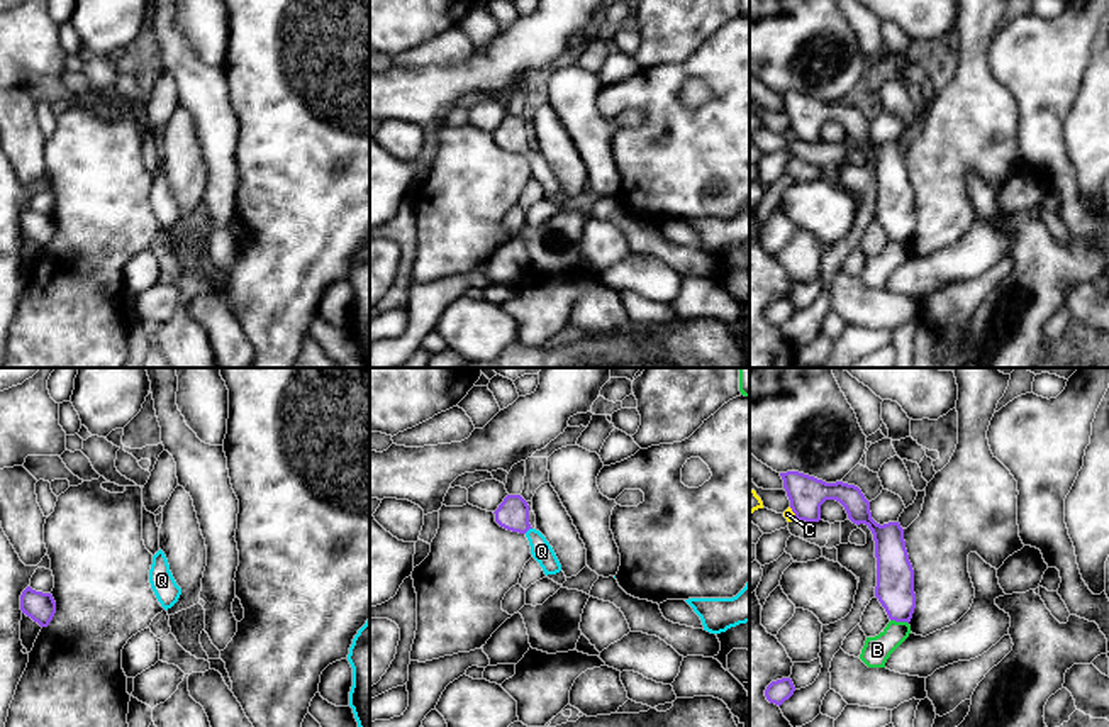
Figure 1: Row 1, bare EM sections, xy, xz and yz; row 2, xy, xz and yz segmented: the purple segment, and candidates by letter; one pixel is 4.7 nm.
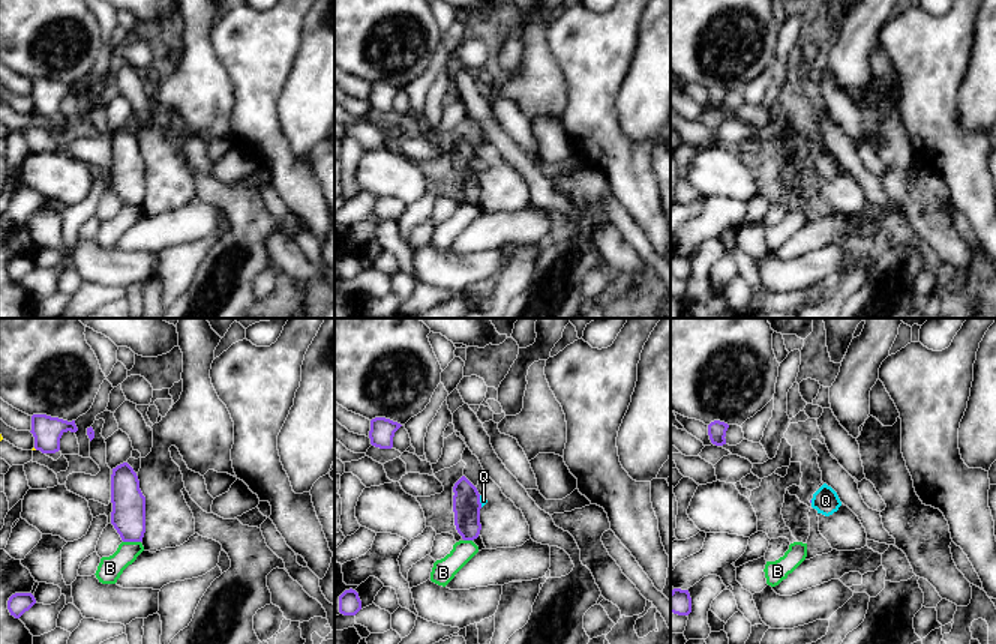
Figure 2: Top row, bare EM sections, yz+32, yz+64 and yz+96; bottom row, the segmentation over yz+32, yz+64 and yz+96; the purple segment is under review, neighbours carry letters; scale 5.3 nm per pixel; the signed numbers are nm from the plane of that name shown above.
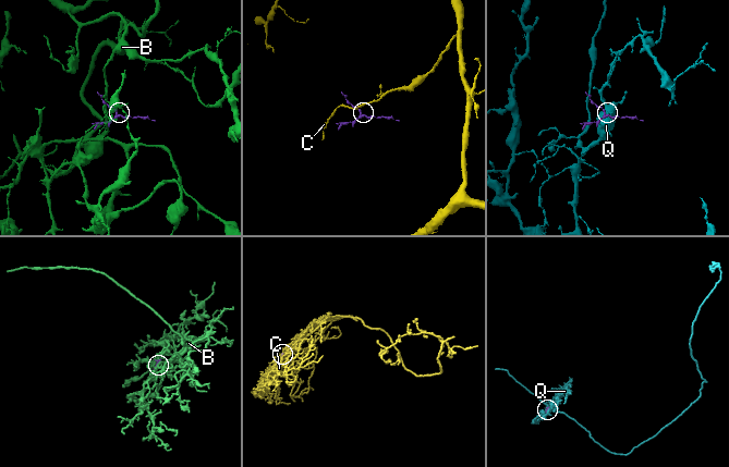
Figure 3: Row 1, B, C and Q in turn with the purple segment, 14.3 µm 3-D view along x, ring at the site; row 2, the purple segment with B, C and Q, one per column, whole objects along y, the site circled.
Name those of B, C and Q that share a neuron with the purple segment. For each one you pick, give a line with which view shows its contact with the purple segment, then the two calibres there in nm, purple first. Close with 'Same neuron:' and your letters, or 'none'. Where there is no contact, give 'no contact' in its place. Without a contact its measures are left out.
Q: contact in xz; calibres 160 and 100 nm
Same neuron: Q

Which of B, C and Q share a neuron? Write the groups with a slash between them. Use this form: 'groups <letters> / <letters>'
groups B / C / Q

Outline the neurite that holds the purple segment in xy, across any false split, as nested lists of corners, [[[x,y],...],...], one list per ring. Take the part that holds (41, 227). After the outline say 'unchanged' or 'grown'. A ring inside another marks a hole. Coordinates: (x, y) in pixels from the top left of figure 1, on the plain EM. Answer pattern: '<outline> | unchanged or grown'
[[[27,207],[20,215],[20,230],[41,247],[47,247],[56,234],[56,222],[51,214]]] | unchanged

